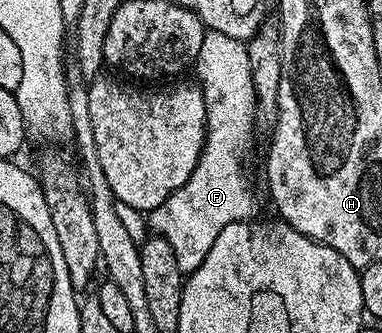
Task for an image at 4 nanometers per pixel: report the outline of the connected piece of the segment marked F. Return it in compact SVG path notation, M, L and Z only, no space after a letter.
M206 32L204 42L200 46L200 54L196 61L198 68L197 83L204 94L206 107L206 141L202 147L200 158L196 162L196 170L160 206L156 206L148 214L148 228L155 236L162 236L168 246L176 253L176 263L184 274L194 271L208 258L208 250L212 250L212 242L224 230L224 226L234 224L237 220L250 220L254 212L254 196L250 193L250 184L246 181L246 172L242 169L242 151L250 140L250 131L254 128L254 116L258 112L258 95L252 82L252 66L247 45L241 40L230 38L219 32Z

